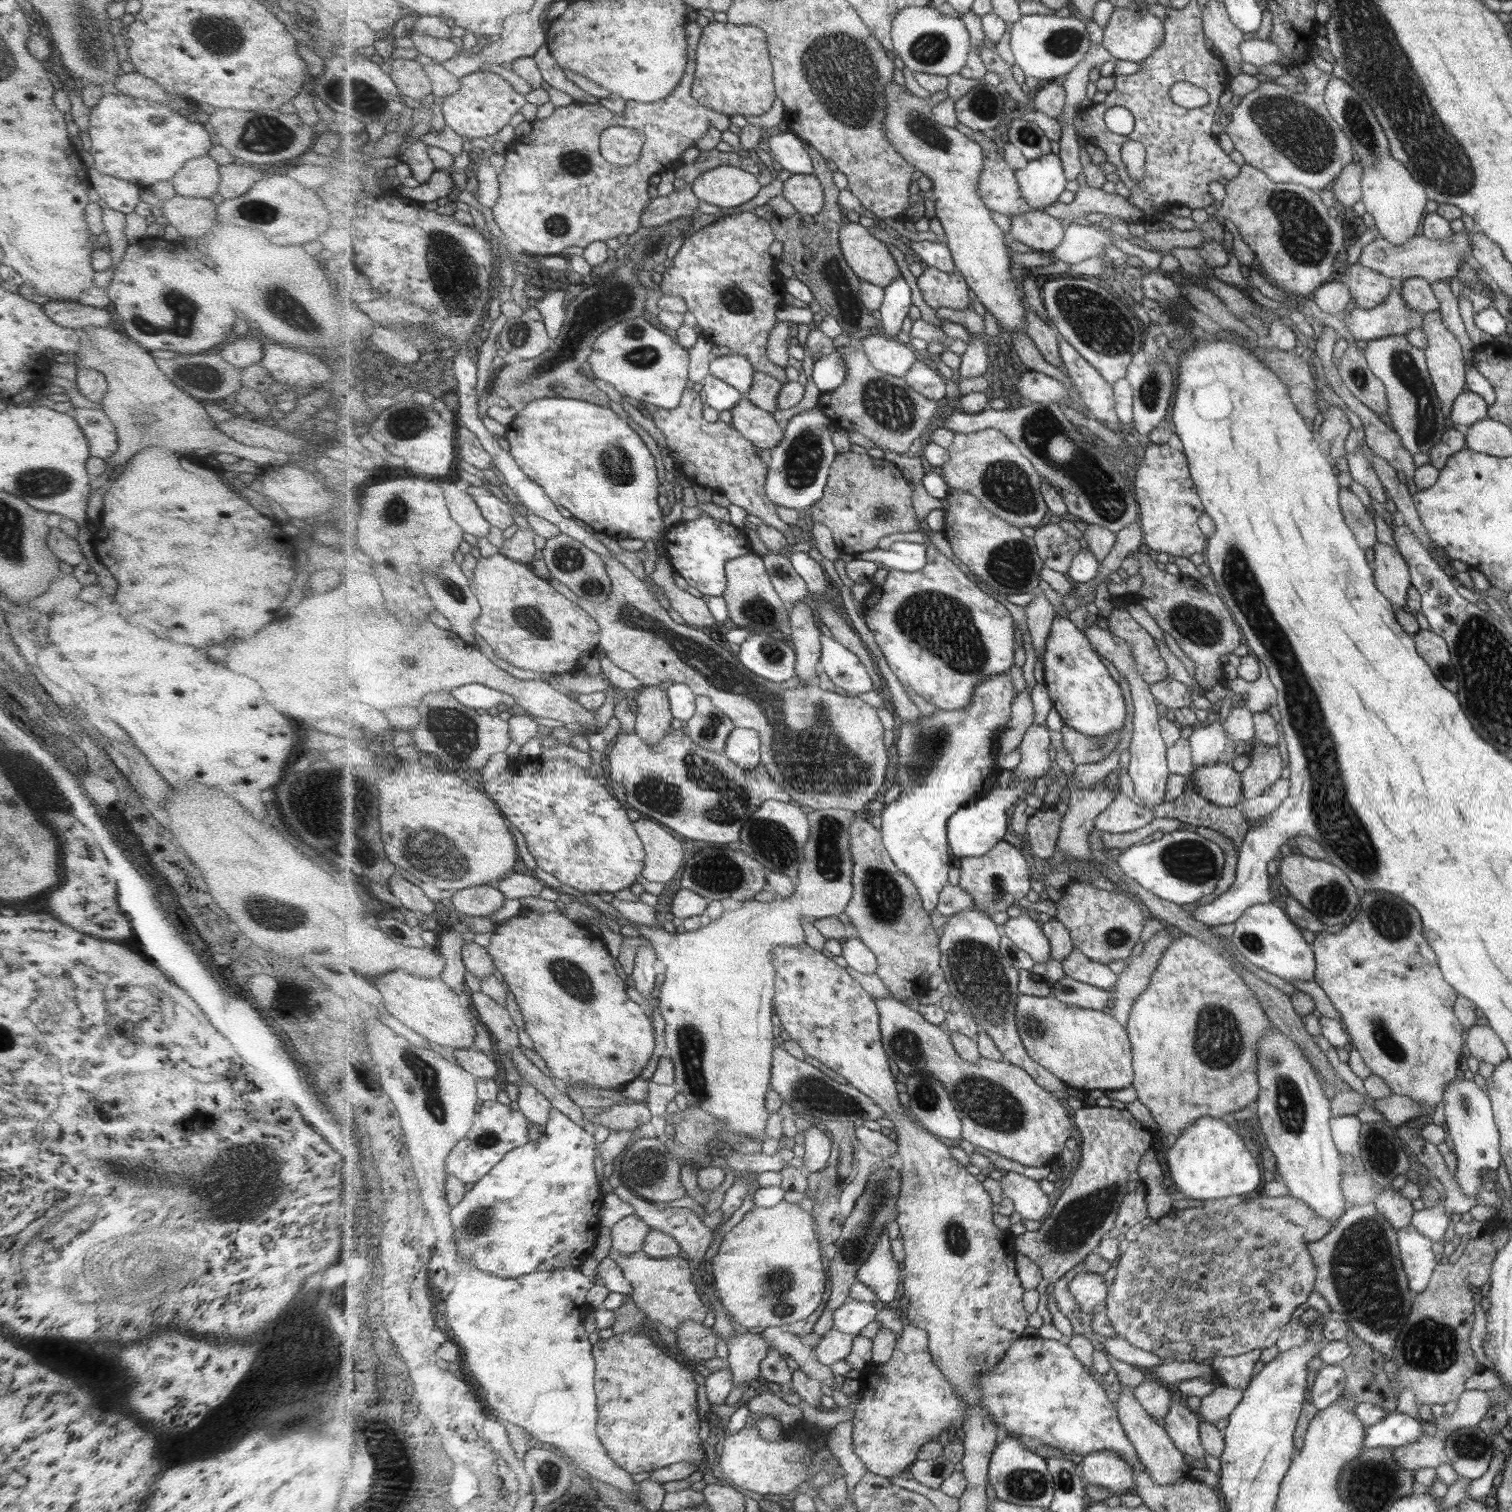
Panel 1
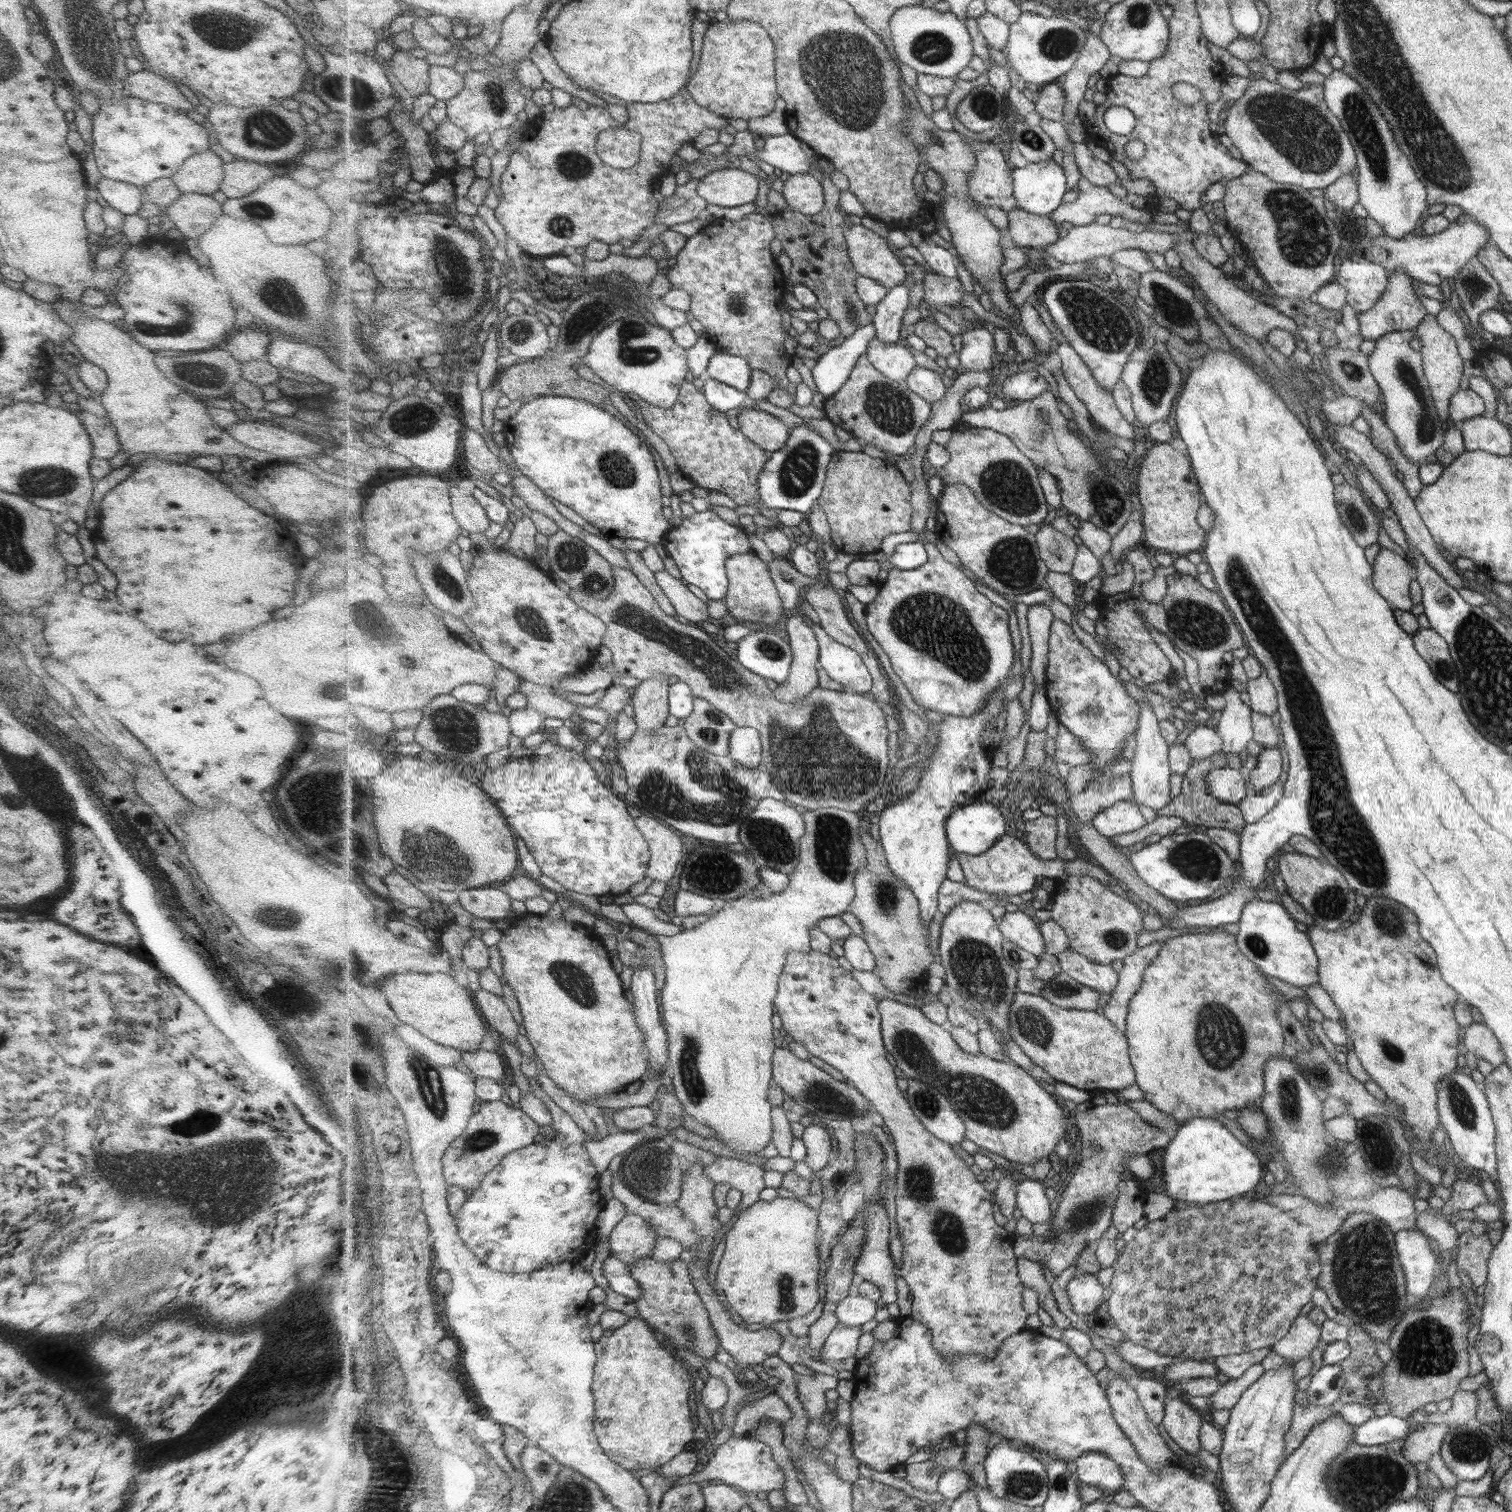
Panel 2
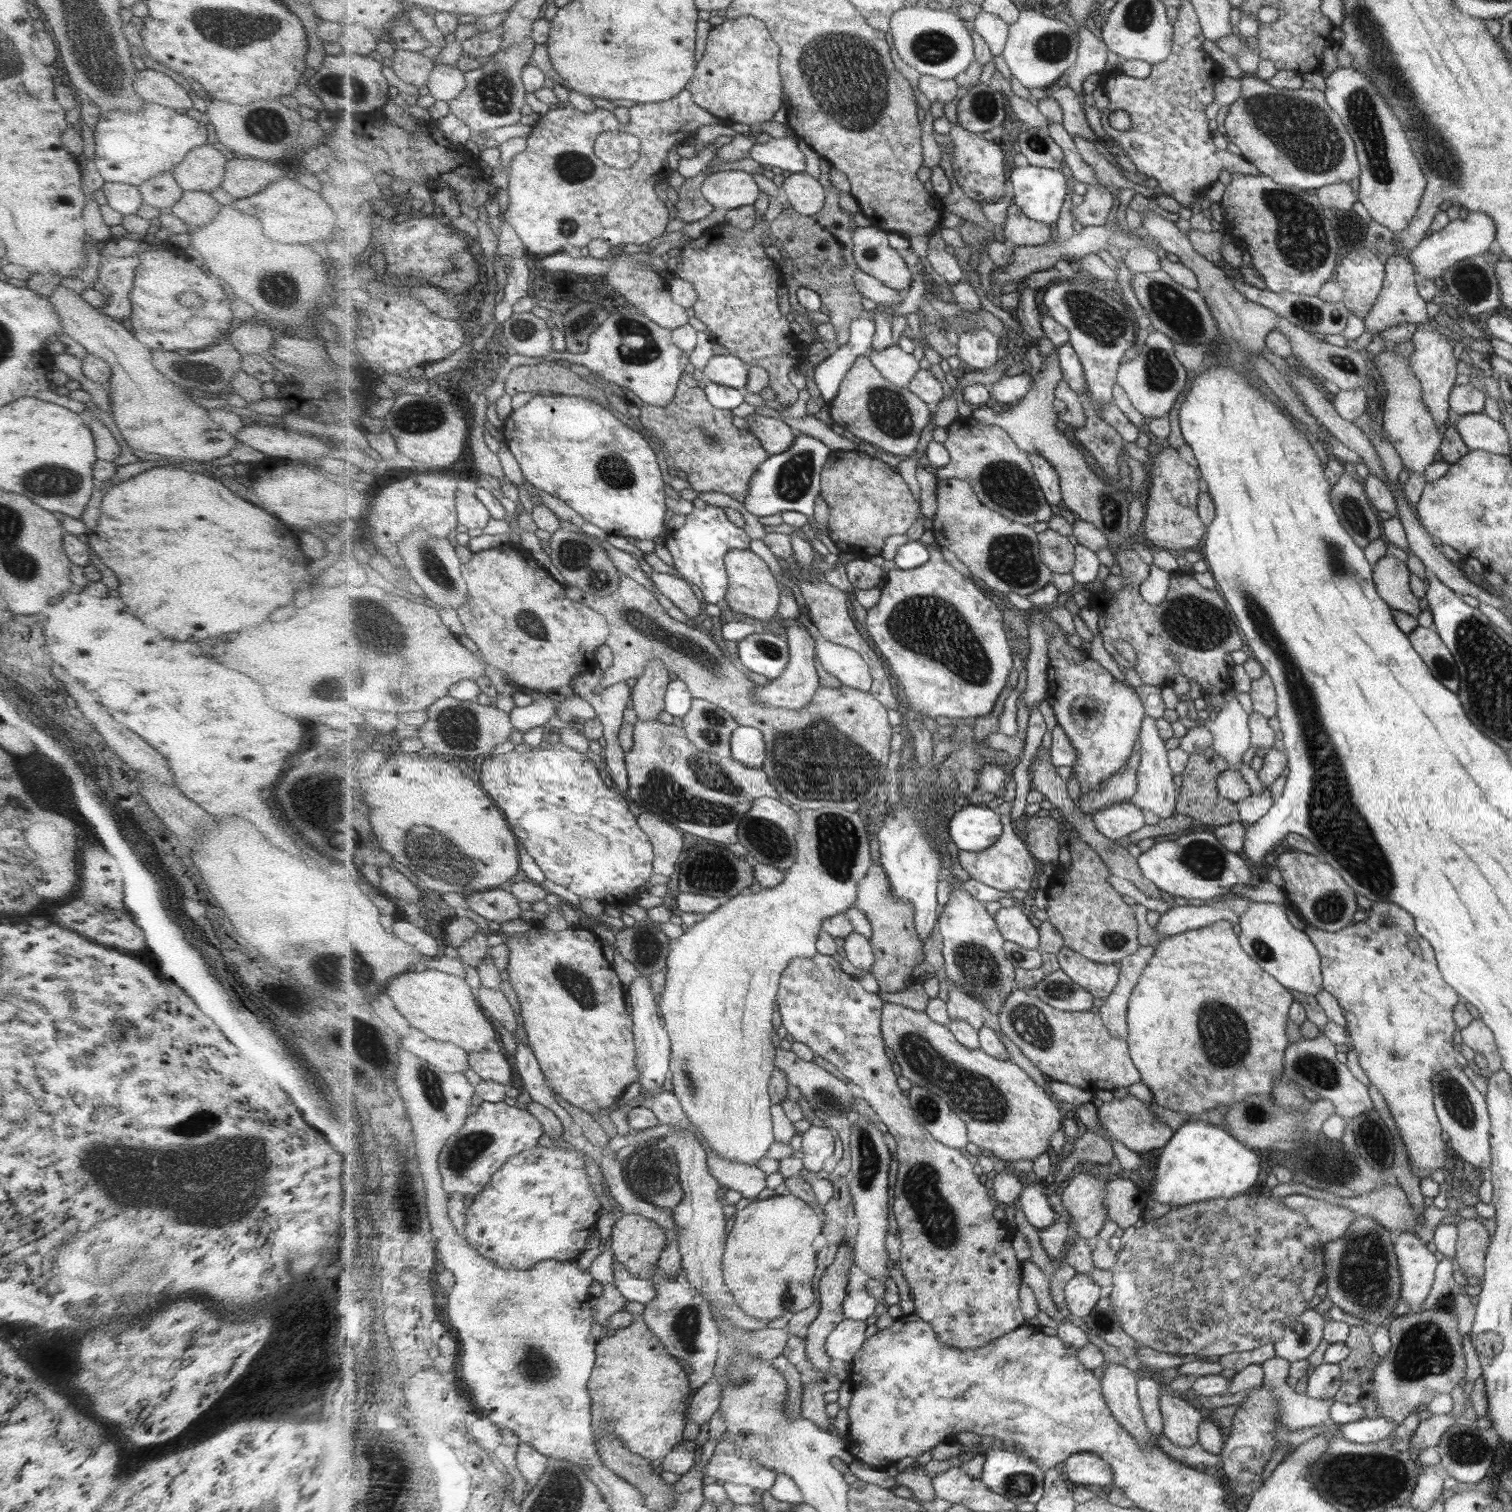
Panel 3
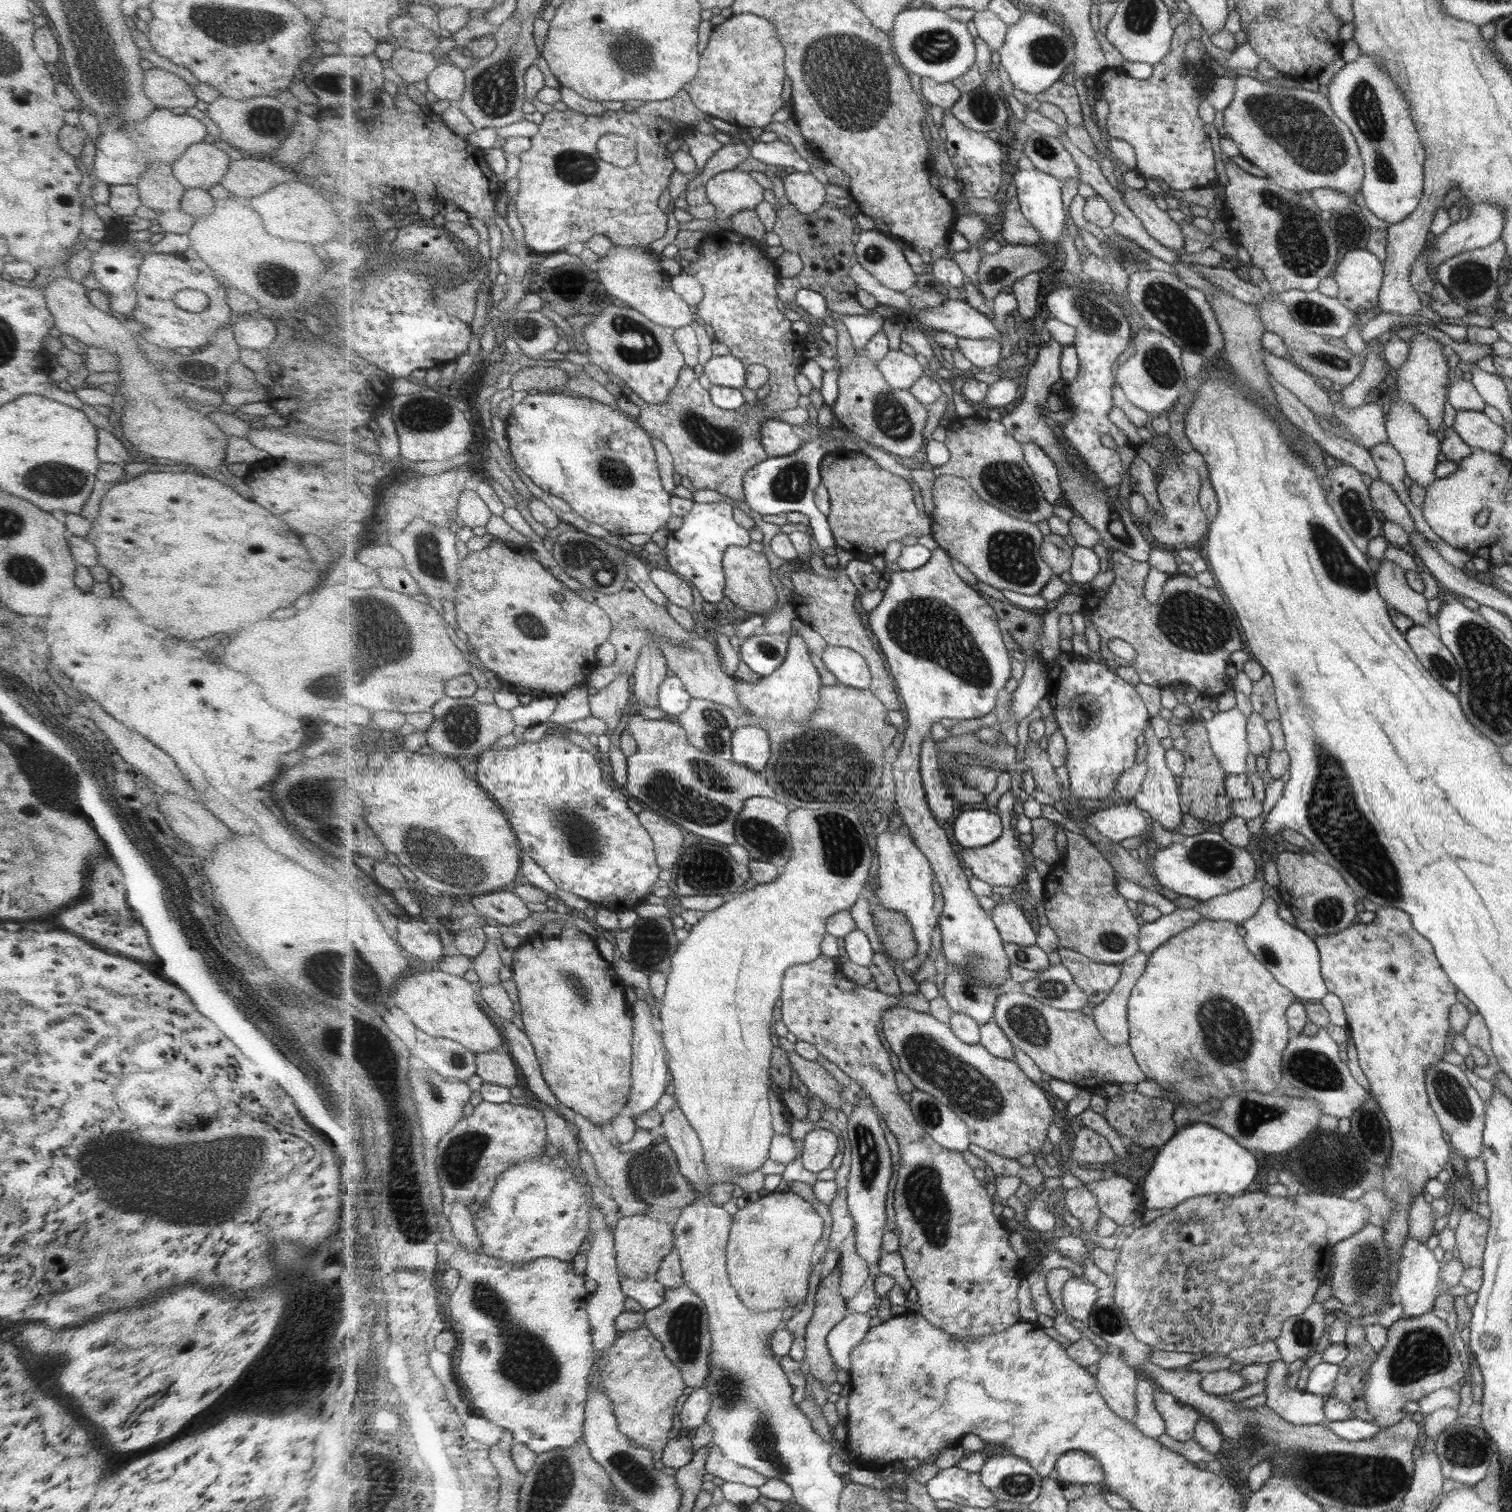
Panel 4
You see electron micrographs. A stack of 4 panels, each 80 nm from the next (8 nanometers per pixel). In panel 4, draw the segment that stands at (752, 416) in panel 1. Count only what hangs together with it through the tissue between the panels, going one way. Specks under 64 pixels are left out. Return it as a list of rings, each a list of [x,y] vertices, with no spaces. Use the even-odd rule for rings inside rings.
[[[767,419],[761,427],[762,444],[770,457],[791,456],[805,444],[805,436],[795,426],[780,419]]]

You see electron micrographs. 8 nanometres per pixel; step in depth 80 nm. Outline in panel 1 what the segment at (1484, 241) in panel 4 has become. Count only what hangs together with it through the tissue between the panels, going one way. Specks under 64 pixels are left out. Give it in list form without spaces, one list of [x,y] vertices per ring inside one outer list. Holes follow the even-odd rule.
[[[1465,231],[1452,233],[1446,240],[1429,239],[1418,233],[1403,245],[1397,246],[1387,243],[1386,239],[1377,236],[1376,239],[1361,248],[1358,263],[1396,281],[1409,277],[1421,277],[1430,283],[1449,280],[1456,276],[1459,266],[1465,262],[1469,252],[1471,253],[1470,235]]]

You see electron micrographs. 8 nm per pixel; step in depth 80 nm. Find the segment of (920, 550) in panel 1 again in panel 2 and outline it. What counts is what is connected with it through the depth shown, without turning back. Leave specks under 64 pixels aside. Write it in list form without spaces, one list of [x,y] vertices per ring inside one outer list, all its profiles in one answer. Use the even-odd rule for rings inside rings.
[[[918,541],[898,544],[892,555],[888,557],[882,552],[876,555],[872,553],[859,553],[856,555],[857,558],[863,560],[871,560],[874,556],[878,559],[887,558],[893,564],[894,568],[899,570],[915,570],[928,563],[928,550],[926,549],[926,545]]]

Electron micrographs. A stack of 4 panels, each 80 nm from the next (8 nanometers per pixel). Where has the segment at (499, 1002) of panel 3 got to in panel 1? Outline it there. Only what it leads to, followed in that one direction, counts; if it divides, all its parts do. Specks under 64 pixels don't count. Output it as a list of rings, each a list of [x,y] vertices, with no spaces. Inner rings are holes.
[[[482,991],[471,994],[472,1005],[477,1009],[481,1021],[485,1023],[499,1046],[520,1046],[520,1028],[507,1008],[493,1001]]]

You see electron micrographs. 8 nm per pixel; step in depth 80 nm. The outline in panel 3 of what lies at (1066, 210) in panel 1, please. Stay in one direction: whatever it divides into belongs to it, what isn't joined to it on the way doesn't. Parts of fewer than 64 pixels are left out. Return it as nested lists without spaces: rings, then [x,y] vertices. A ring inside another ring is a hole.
[[[1088,184],[1085,188],[1086,193],[1083,195],[1082,203],[1072,205],[1072,218],[1083,227],[1107,225],[1105,220],[1109,212],[1115,208],[1116,196],[1103,185]]]

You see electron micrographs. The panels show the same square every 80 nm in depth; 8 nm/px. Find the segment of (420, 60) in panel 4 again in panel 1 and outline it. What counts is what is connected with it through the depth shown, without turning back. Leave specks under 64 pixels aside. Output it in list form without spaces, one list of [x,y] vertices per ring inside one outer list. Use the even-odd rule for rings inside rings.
[[[399,58],[390,61],[390,69],[394,84],[407,98],[421,100],[434,91],[432,80],[419,62]]]

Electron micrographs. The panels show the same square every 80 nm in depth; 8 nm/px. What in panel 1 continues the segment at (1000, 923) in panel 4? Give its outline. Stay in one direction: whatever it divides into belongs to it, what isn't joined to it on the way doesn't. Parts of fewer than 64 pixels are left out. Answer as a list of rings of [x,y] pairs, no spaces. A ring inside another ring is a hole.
[[[1027,913],[1009,918],[1003,925],[1002,932],[1019,949],[1027,952],[1035,963],[1047,963],[1051,959],[1050,939],[1044,934],[1042,926]]]

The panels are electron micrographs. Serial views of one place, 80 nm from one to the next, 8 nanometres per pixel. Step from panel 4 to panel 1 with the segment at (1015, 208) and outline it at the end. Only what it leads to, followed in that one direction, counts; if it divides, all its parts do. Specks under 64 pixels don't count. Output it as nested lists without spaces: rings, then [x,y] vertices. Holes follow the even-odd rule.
[[[1042,210],[1013,216],[1011,221],[1013,239],[1035,251],[1053,254],[1066,237],[1065,224]]]

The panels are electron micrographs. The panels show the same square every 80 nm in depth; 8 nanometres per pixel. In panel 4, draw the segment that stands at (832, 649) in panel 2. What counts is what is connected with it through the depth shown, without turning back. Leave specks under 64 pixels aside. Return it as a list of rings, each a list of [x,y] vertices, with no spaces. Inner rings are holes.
[[[827,644],[820,656],[826,668],[837,678],[838,684],[859,690],[872,688],[870,666],[859,651]]]

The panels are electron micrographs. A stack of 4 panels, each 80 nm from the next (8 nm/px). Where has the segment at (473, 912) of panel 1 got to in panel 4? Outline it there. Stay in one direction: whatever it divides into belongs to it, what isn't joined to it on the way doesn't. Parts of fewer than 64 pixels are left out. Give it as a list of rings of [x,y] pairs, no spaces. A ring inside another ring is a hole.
[[[513,890],[497,891],[469,898],[474,908],[497,923],[512,926],[531,917],[531,909]]]

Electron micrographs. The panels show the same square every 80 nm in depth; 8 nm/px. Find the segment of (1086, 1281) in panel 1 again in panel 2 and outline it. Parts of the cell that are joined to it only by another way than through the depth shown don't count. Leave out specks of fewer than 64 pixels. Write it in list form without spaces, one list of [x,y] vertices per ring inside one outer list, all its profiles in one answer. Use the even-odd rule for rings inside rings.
[[[1077,1273],[1068,1287],[1075,1312],[1085,1318],[1093,1314],[1109,1295],[1109,1289],[1099,1282],[1096,1274]]]

